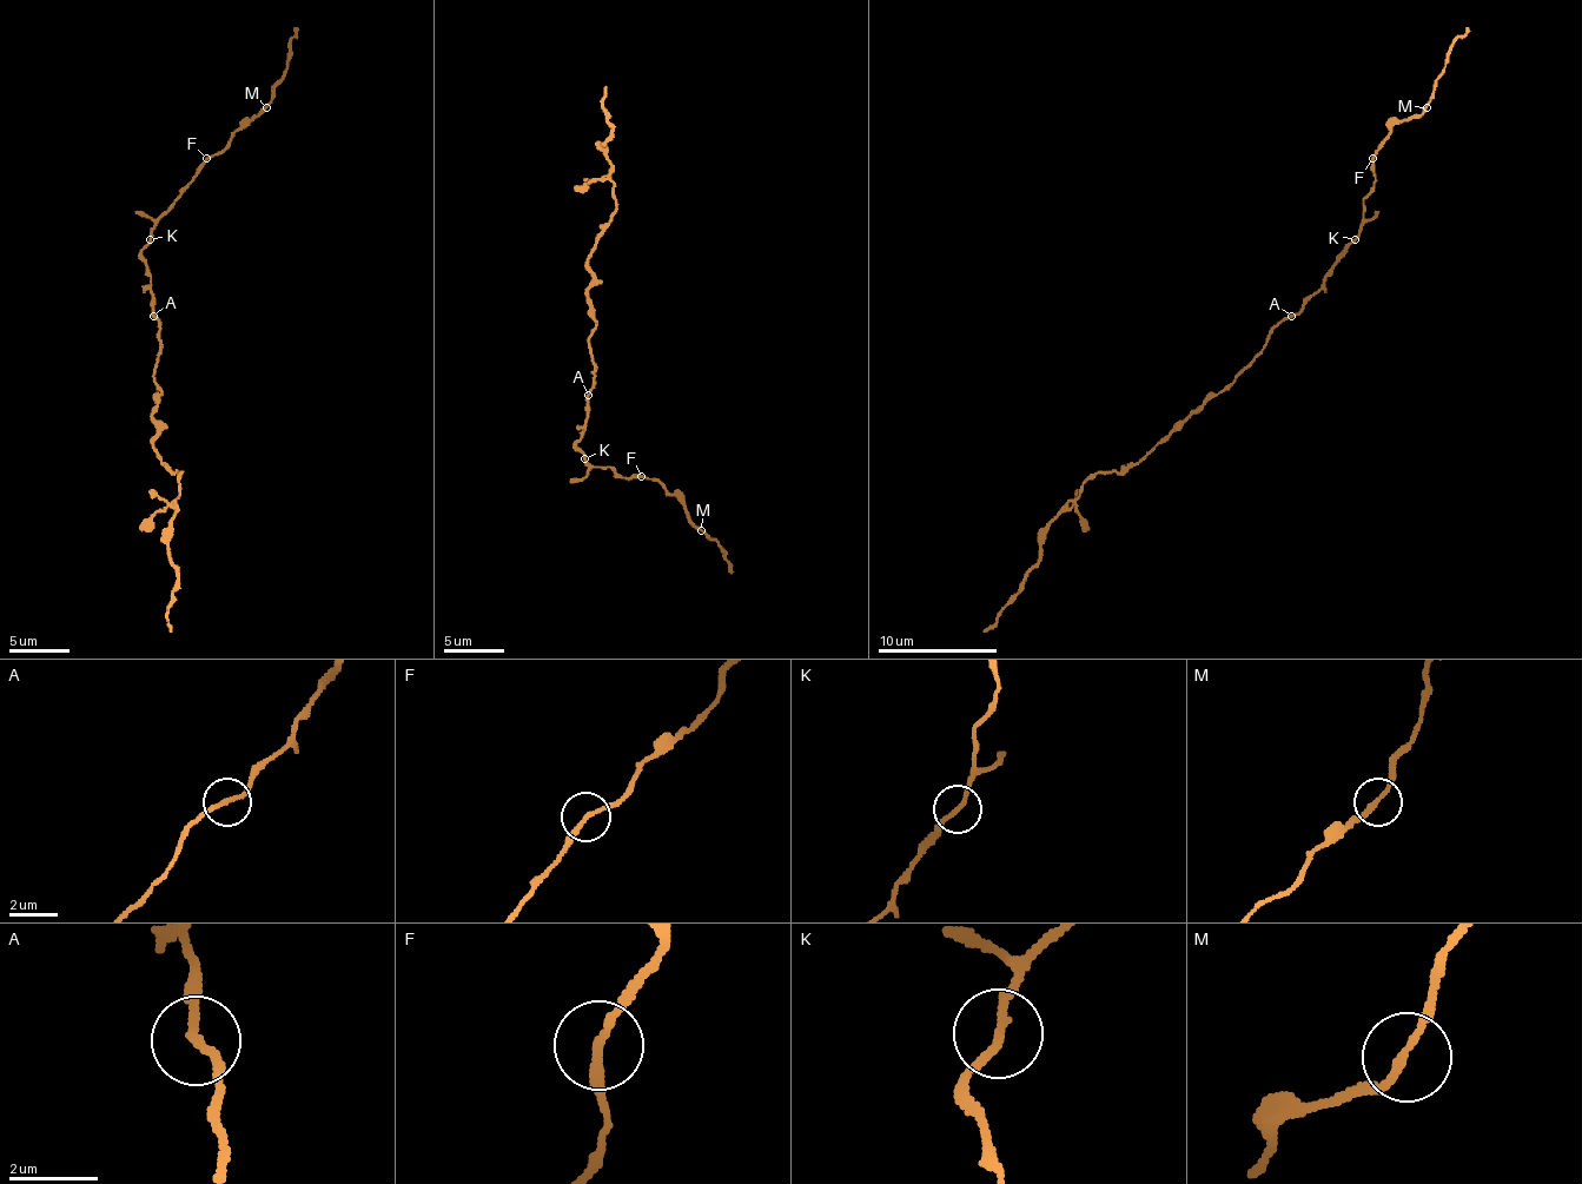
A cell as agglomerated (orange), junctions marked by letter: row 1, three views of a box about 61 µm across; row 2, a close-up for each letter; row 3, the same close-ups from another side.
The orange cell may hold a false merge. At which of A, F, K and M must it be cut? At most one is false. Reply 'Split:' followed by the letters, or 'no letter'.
Split: no letter

